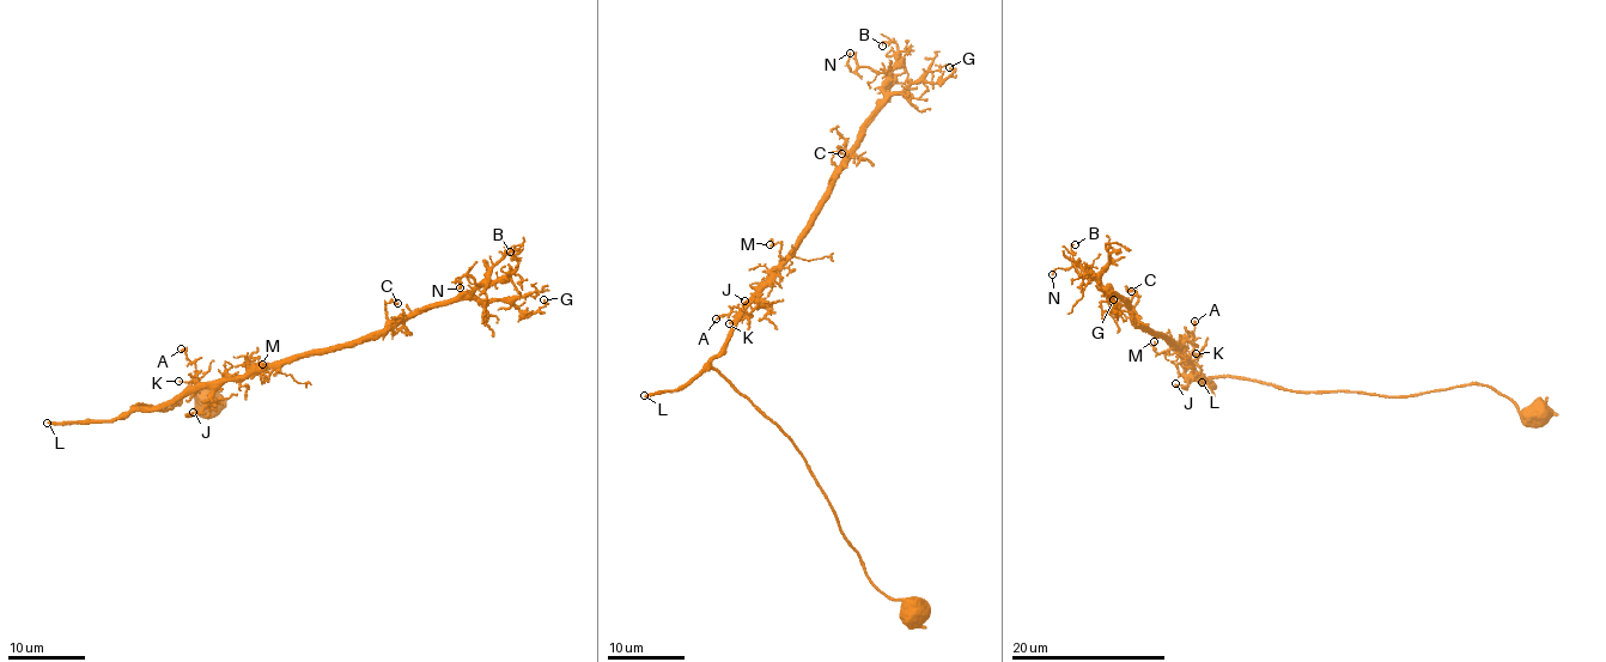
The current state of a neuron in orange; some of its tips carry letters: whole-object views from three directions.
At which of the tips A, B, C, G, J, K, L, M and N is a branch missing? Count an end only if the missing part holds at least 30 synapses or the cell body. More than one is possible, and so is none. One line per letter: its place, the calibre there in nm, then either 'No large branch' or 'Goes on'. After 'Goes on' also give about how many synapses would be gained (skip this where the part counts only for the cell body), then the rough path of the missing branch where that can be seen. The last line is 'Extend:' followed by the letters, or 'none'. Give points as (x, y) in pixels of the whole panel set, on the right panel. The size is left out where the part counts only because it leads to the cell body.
A: Place: (1194, 321). Thickness 240 nm. No large branch
B: Place: (1075, 244). Thickness 150 nm. No large branch
C: Place: (1131, 291). Thickness 120 nm. No large branch
G: Place: (1113, 299). Thickness 90 nm. No large branch
J: Place: (1175, 383). Thickness 150 nm. No large branch
K: Place: (1196, 353). Thickness 120 nm. No large branch
L: Place: (1202, 382). Thickness 240 nm. Goes on. Roughly 170 synapses. Course of what is missing: (1202, 382), (1165, 356), (1149, 360), (1143, 387), (1119, 362), (1094, 356), (1087, 399), (1111, 393)
M: Place: (1154, 341). Thickness 110 nm. No large branch
N: Place: (1052, 274). Thickness 110 nm. No large branch
Extend: L

